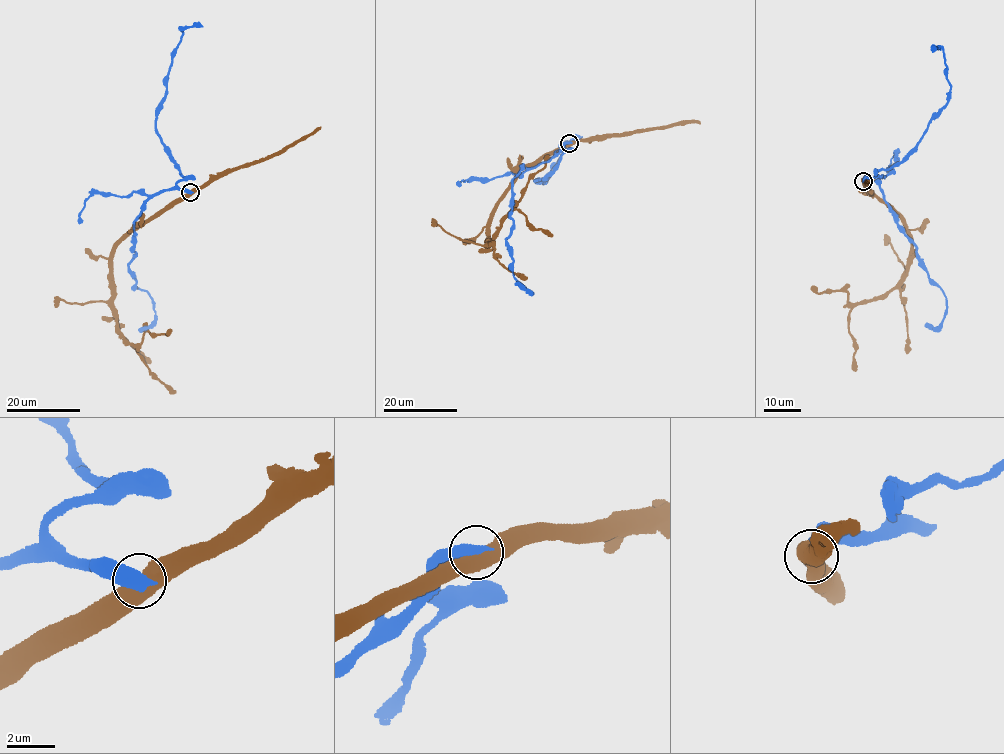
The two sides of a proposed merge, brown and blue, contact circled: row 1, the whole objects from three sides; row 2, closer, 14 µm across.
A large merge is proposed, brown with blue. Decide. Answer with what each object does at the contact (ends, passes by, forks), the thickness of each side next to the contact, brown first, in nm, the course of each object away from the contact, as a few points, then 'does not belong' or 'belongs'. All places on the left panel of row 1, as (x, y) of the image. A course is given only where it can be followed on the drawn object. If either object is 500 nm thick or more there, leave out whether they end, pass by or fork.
550 nm thick on the brown side, 600 nm on the other; brown runs (190, 192), (132, 230), (113, 252), (113, 311), (124, 340), (134, 346), (145, 331), (166, 335), (170, 330); blue runs (190, 192), (157, 192), (135, 222), (135, 257), (128, 271), (155, 312), (139, 331); does not belong

